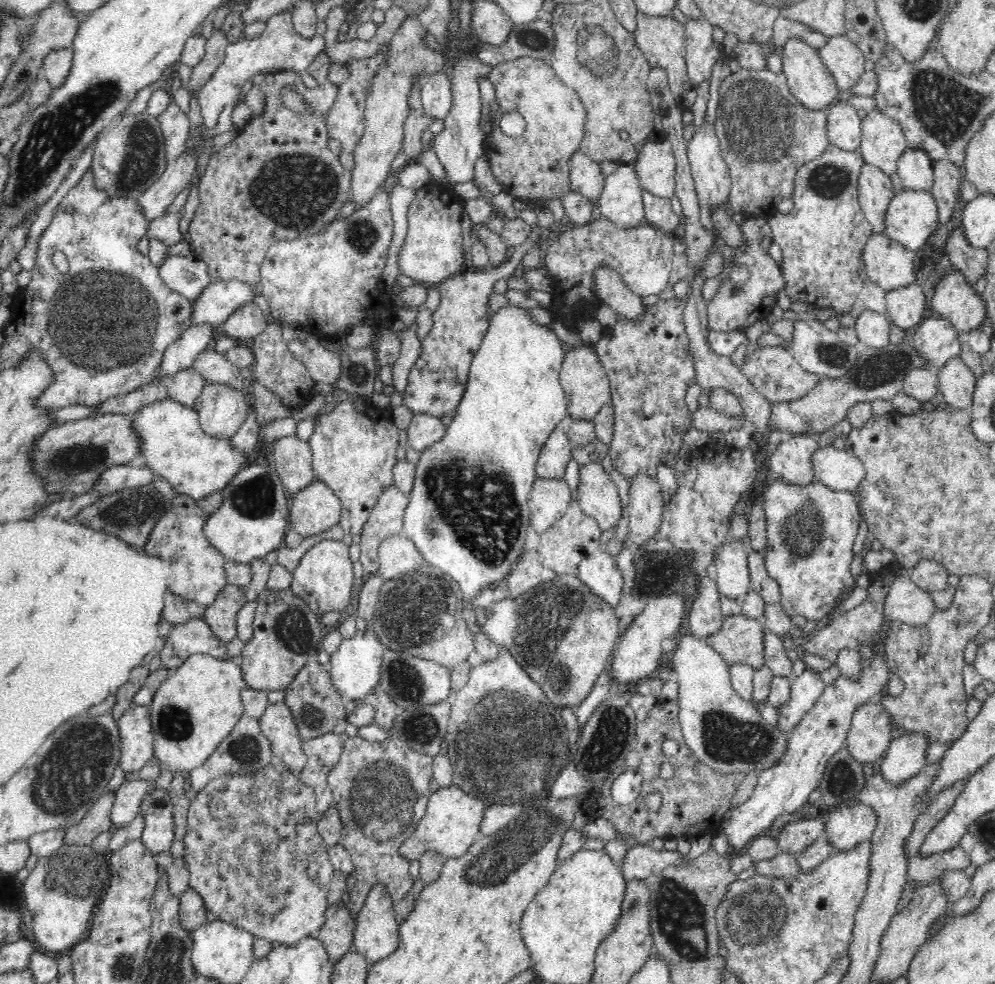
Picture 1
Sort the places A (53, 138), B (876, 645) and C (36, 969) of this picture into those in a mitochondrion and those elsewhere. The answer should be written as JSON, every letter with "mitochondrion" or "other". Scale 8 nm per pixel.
{"A":"mitochondrion","B":"other","C":"other"}

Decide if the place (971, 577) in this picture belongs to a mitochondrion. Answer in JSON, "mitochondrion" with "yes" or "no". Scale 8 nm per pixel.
{"mitochondrion":"no"}

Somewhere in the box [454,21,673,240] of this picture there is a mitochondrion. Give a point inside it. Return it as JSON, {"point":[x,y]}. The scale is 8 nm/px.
{"point":[532,40]}

